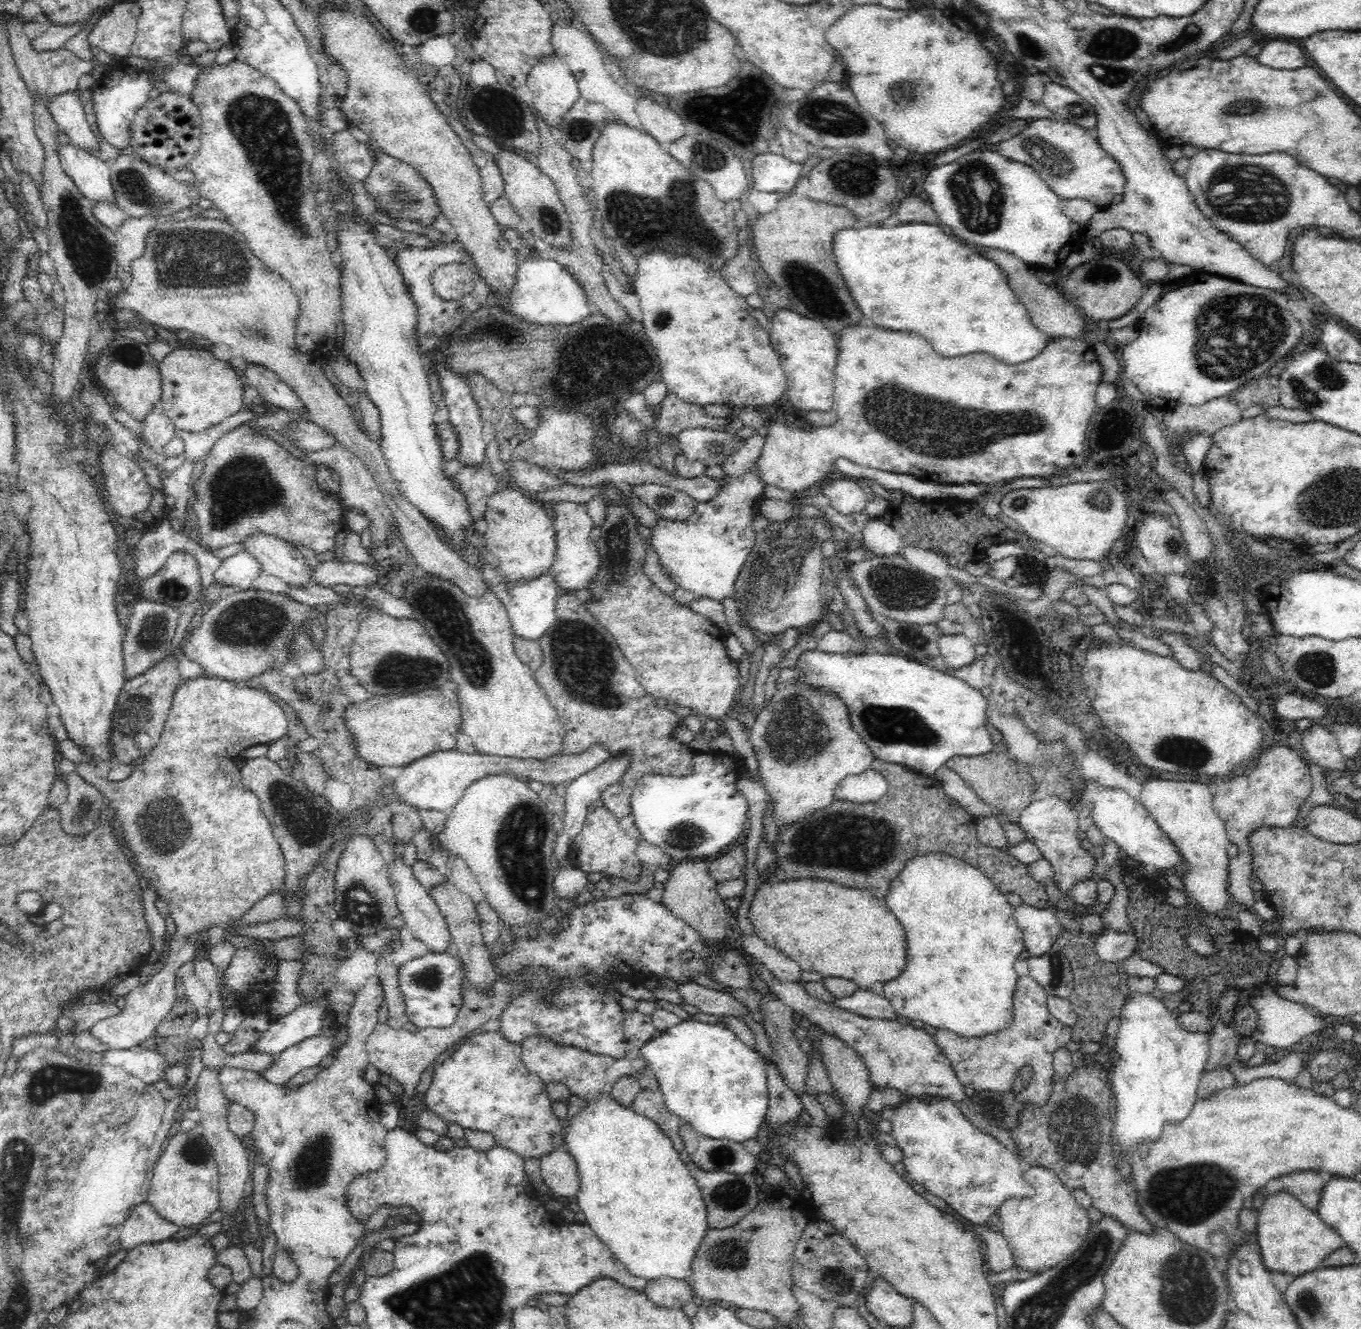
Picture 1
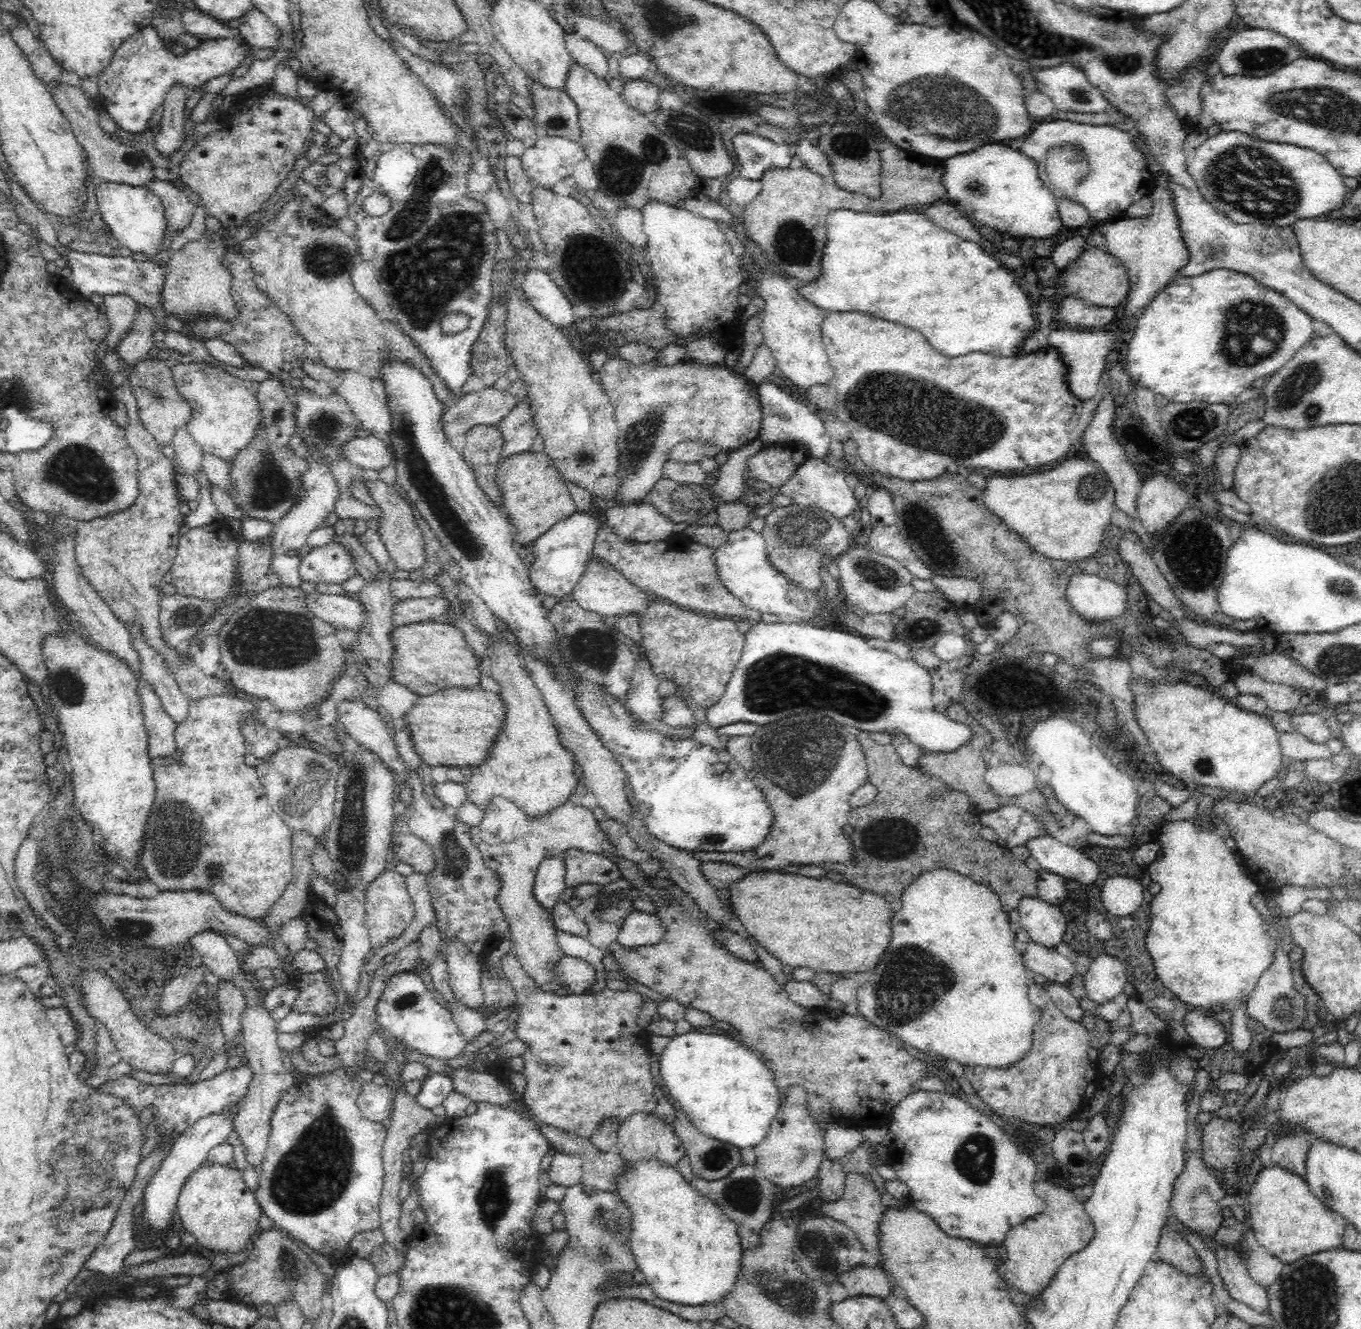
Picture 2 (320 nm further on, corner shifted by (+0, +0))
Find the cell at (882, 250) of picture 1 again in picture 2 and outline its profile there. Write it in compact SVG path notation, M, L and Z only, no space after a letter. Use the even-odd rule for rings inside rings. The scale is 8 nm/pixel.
M838 208L828 212L825 219L826 242L822 256L820 256L820 276L812 280L806 286L799 289L799 293L812 304L824 310L824 312L850 312L864 313L876 318L884 318L908 328L914 328L922 332L928 342L942 352L944 356L964 356L973 352L998 354L1000 356L1016 355L1020 350L1024 338L1036 328L1035 311L1031 302L1026 297L1026 291L1016 283L1016 273L1008 271L996 258L992 260L982 252L980 245L974 242L966 242L958 238L956 234L948 230L940 230L936 224L932 224L924 214L910 214L910 212L894 212L894 214L874 214L873 212L856 212Z

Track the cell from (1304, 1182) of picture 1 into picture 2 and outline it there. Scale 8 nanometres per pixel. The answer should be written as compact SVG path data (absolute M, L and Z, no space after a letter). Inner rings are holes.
M1277 1121L1272 1124L1272 1131L1274 1132L1271 1150L1273 1164L1282 1166L1305 1179L1306 1152L1308 1146L1315 1140L1315 1134L1285 1122L1279 1124Z

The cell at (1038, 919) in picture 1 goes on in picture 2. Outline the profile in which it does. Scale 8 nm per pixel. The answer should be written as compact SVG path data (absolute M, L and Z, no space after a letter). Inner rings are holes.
M1028 897L1022 899L1018 912L1021 930L1026 931L1032 941L1048 948L1056 947L1063 942L1066 918L1058 906L1039 897Z

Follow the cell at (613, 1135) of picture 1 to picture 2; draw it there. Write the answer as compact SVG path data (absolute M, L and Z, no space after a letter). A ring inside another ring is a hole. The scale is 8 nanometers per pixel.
M656 1159L630 1163L630 1174L618 1182L615 1193L631 1208L632 1232L629 1245L639 1271L646 1276L653 1291L668 1302L698 1306L720 1305L721 1300L733 1289L741 1271L744 1248L738 1227L714 1201L692 1188L674 1167L662 1165Z

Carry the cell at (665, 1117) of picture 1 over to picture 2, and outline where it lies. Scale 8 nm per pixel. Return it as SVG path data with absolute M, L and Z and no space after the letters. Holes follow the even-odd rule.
M636 1113L623 1120L617 1130L615 1151L630 1163L643 1161L644 1159L646 1161L656 1159L662 1165L670 1167L674 1167L685 1154L684 1147L682 1147L680 1139L673 1131L673 1127L665 1124L654 1113Z

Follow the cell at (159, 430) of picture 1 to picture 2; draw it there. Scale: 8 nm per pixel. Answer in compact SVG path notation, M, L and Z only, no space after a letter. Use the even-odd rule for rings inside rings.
M180 428L180 430L176 432L172 447L176 452L176 462L182 472L195 476L198 471L203 471L206 467L202 466L202 462L204 462L204 451L202 451L195 440L192 439L187 428Z

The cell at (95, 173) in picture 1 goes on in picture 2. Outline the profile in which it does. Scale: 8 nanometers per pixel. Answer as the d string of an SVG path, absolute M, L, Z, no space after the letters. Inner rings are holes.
M113 182L100 184L95 192L102 219L117 242L128 248L131 253L146 255L152 261L158 261L157 255L162 251L164 237L169 231L164 205L160 198L148 187Z

